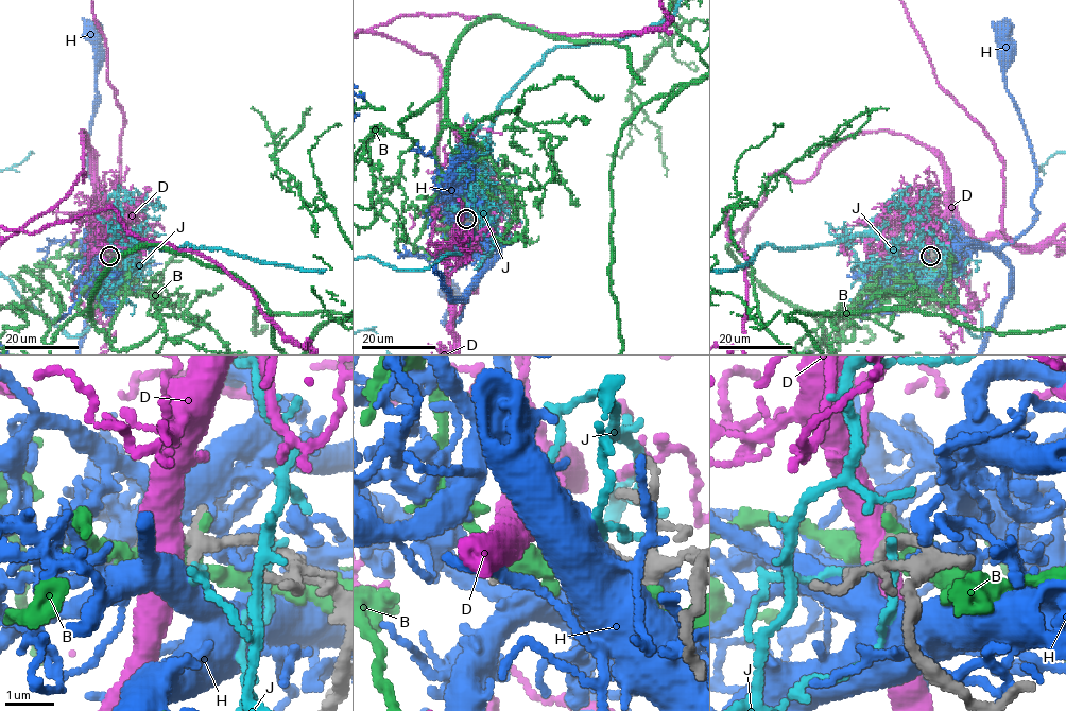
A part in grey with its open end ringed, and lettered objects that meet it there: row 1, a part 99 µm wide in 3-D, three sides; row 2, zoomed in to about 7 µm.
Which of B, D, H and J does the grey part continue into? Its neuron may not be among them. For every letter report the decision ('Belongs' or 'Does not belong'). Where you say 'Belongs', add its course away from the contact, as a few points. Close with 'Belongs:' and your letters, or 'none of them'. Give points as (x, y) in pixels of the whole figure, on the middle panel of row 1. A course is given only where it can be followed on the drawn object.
B: Does not belong
D: Does not belong
H: Belongs. Its course: (466, 219), (496, 250), (496, 261), (468, 293), (462, 315), (446, 325), (445, 317), (453, 300), (450, 289)
J: Does not belong
Belongs: H

